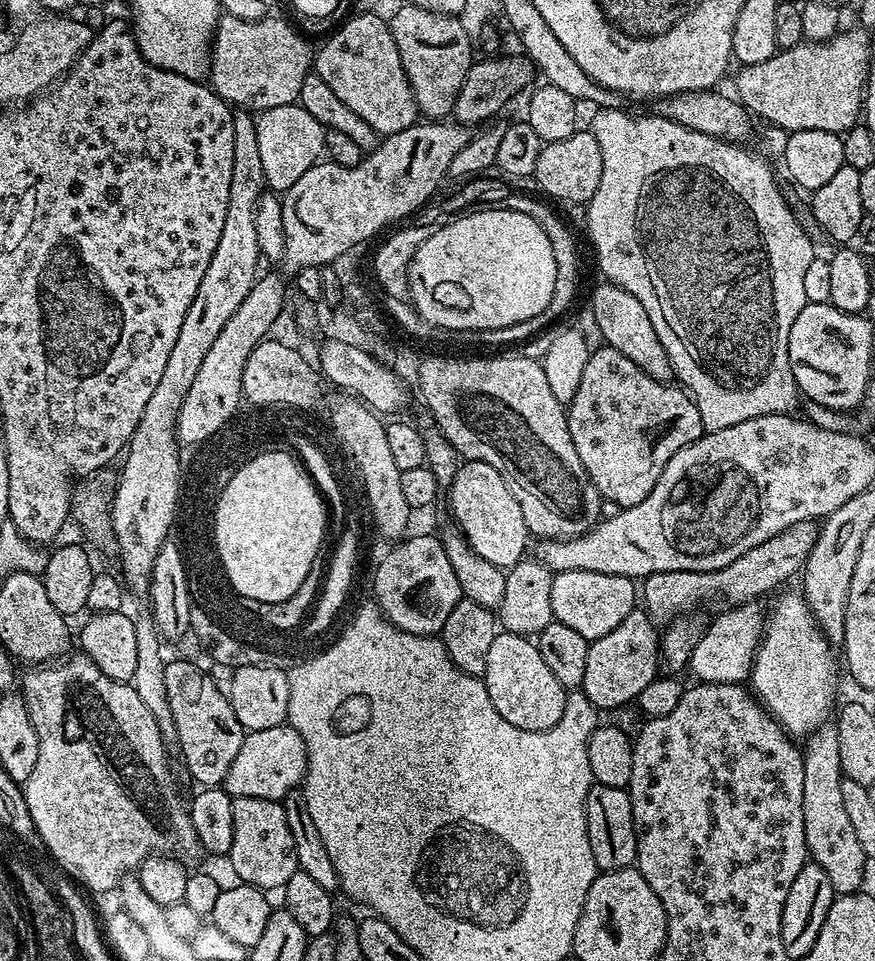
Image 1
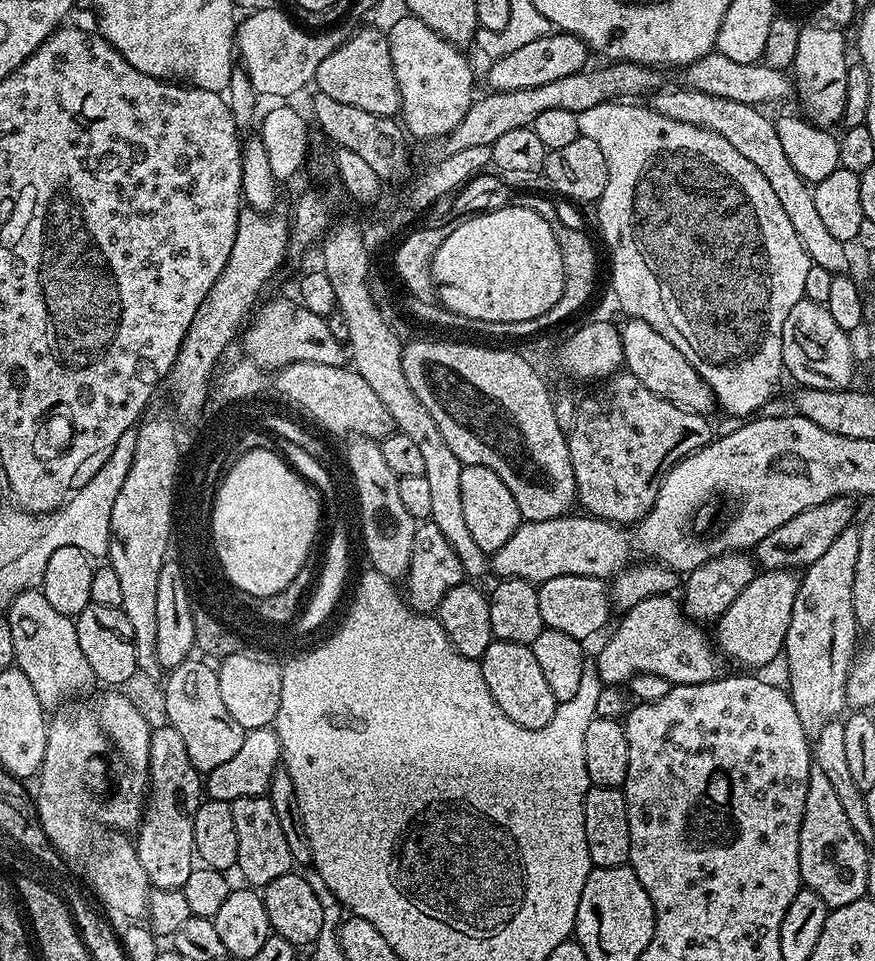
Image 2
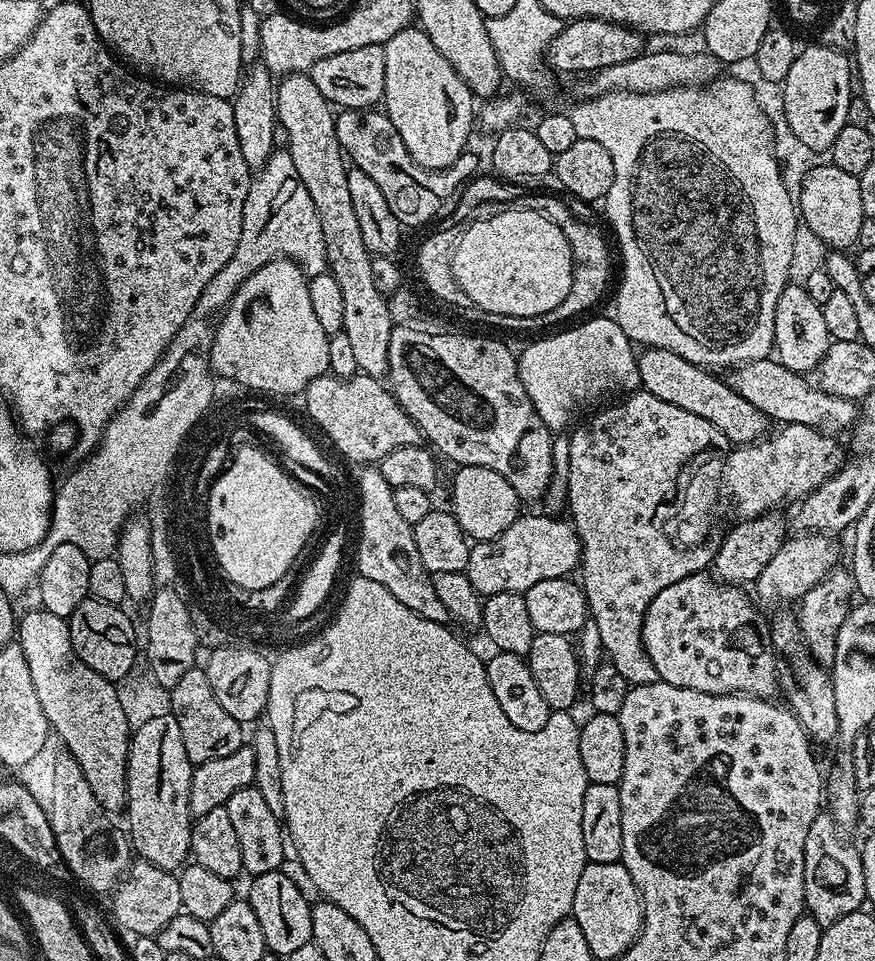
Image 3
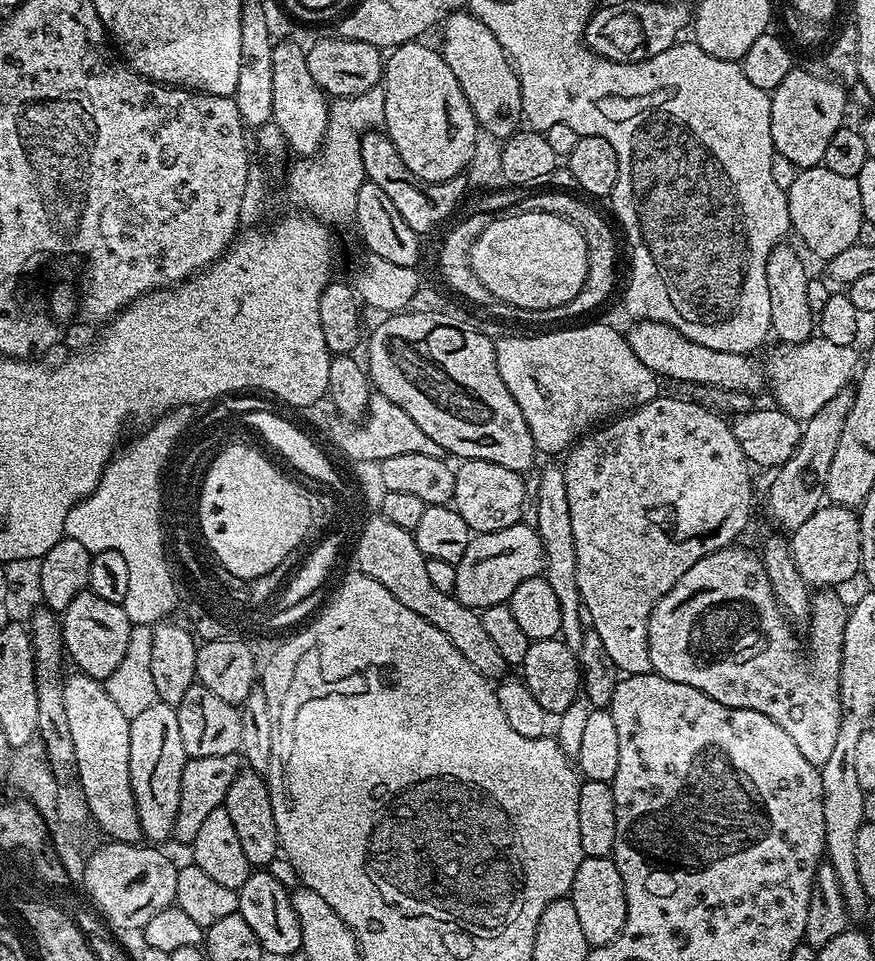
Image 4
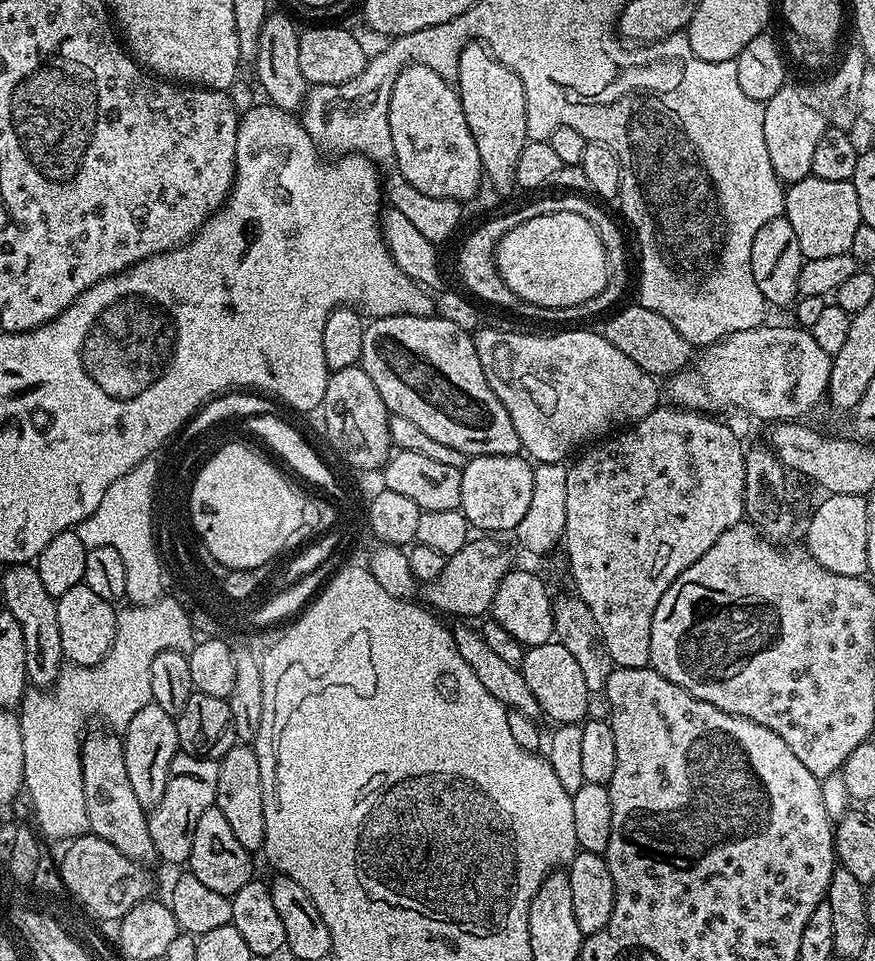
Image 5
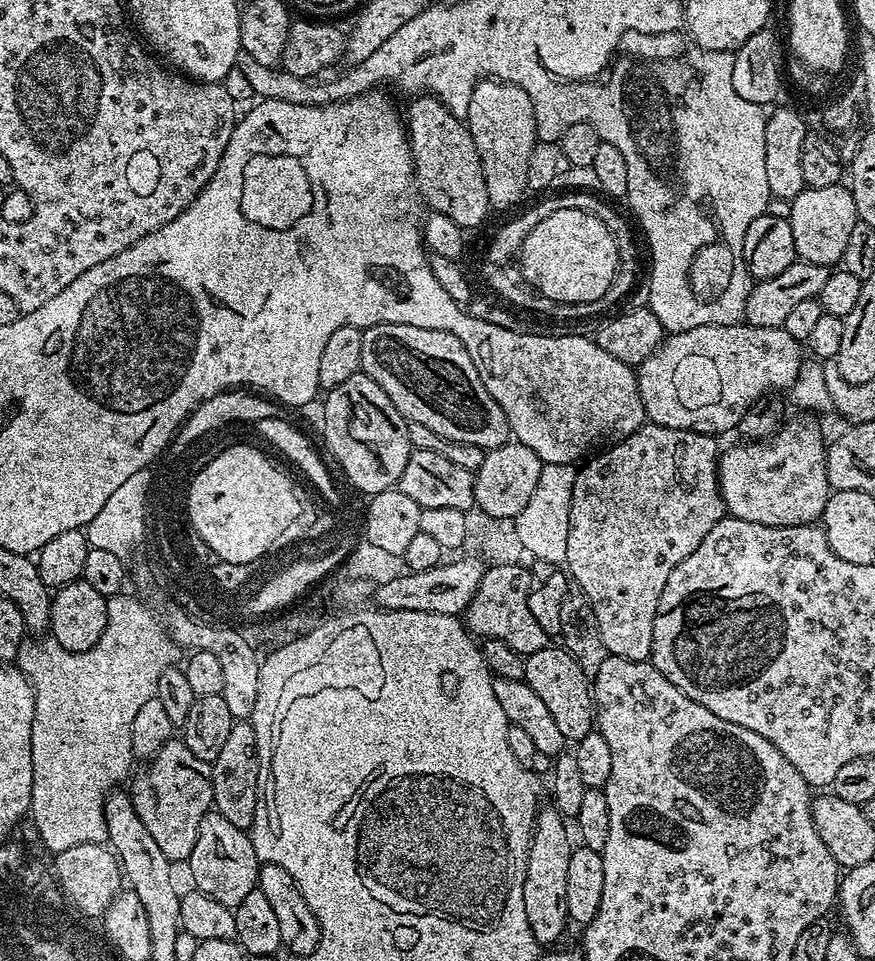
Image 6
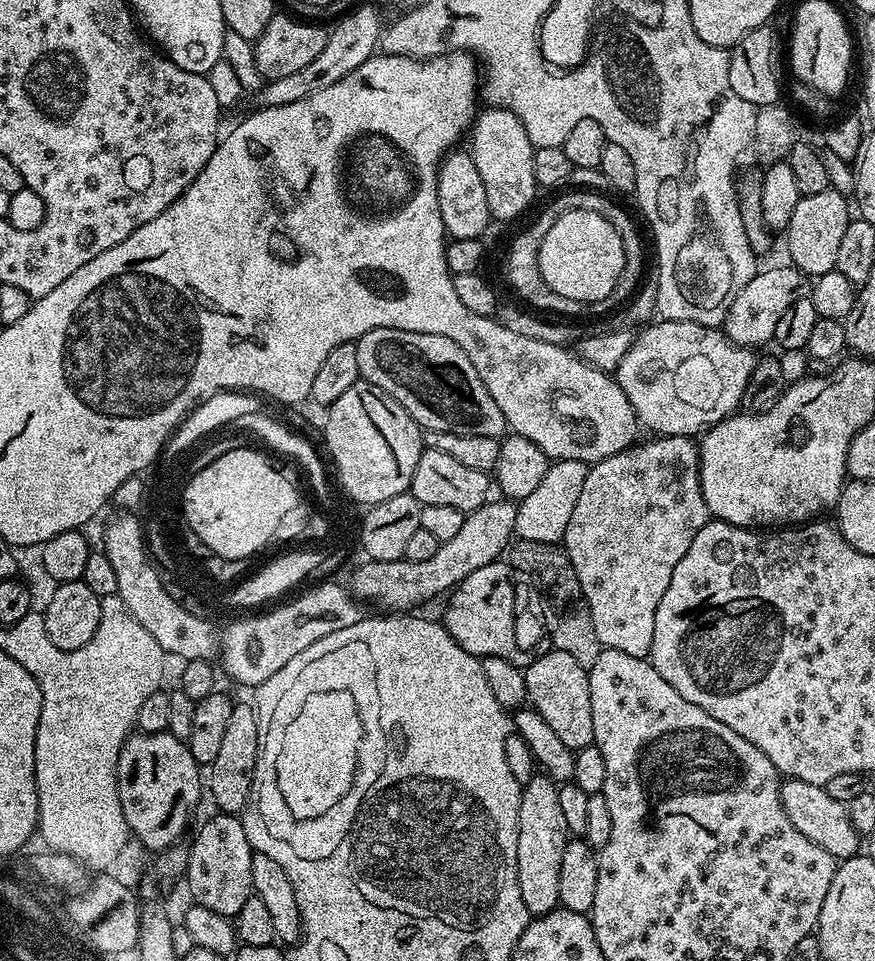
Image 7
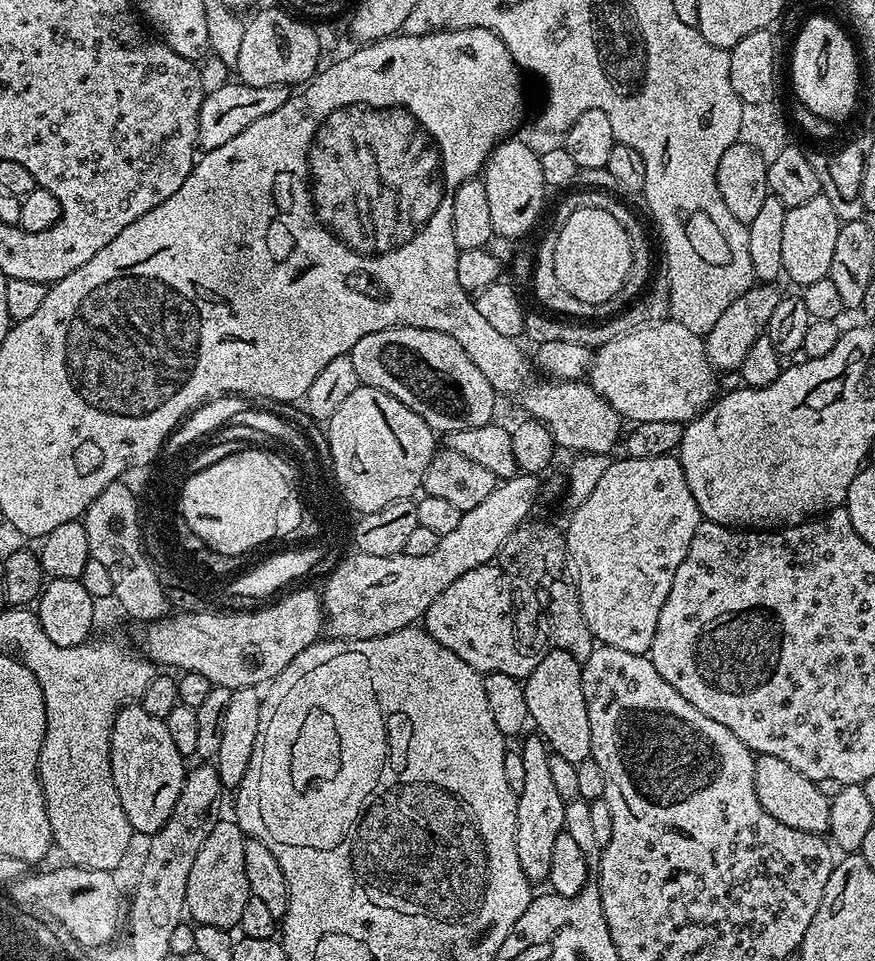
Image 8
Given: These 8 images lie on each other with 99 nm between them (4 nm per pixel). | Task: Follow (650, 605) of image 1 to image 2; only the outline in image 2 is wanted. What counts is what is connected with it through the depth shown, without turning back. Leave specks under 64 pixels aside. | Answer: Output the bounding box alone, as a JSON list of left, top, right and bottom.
[754,496,856,570]

